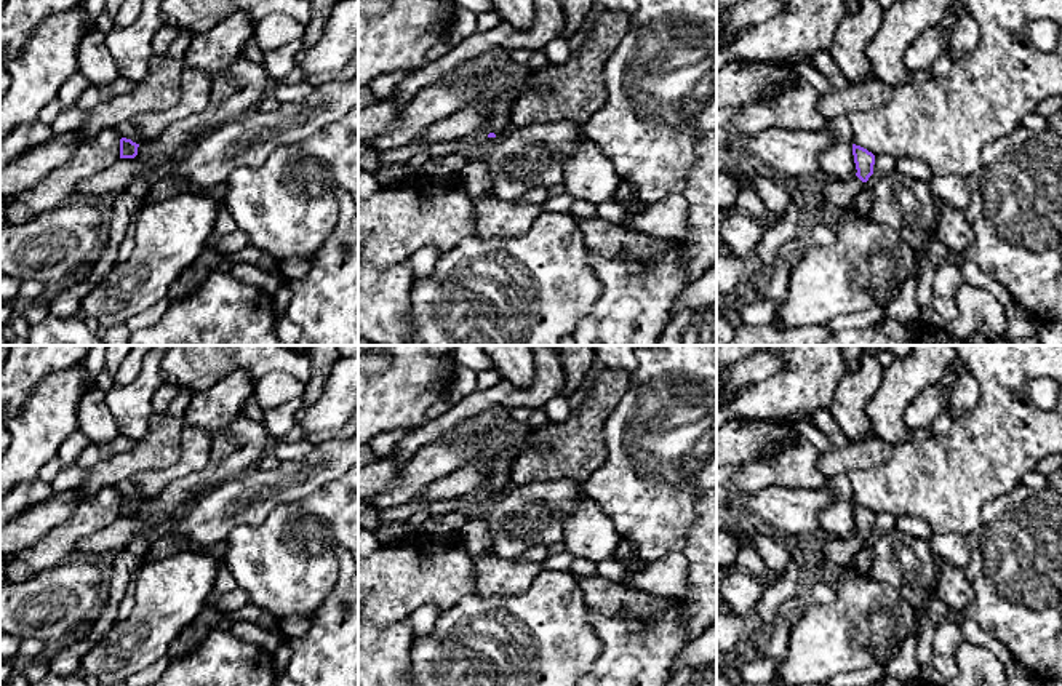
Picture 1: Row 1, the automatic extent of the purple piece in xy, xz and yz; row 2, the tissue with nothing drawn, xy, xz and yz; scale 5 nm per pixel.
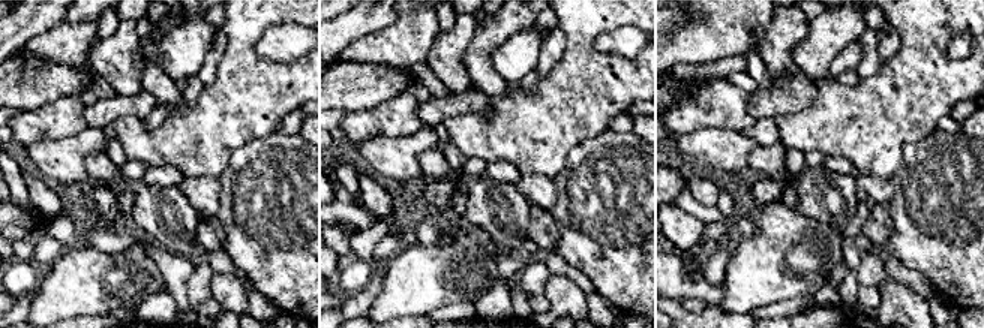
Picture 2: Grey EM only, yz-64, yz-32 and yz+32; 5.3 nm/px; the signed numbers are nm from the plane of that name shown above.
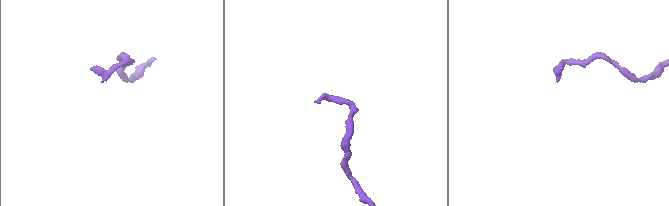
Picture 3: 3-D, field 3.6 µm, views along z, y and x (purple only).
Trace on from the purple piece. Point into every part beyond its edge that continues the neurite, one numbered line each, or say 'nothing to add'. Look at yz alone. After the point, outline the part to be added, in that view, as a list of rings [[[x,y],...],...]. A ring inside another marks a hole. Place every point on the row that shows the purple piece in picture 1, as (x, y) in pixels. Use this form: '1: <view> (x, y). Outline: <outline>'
1: yz (840, 194). Outline: [[[857,176],[844,181],[830,179],[824,187],[824,197],[830,206],[854,209],[854,200],[865,185],[867,182],[862,182]]]

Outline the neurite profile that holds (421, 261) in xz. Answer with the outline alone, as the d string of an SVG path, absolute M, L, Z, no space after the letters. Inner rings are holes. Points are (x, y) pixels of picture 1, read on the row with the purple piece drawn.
M435 245L422 246L416 251L406 254L409 269L413 270L413 278L427 277L437 262L438 248Z

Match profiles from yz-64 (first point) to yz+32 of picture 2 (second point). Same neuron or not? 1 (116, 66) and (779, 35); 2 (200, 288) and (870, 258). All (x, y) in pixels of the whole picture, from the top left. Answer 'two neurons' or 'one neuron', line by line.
1: one neuron
2: one neuron

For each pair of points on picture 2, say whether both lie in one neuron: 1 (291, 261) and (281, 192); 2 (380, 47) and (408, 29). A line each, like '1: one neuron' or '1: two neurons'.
1: one neuron
2: one neuron

